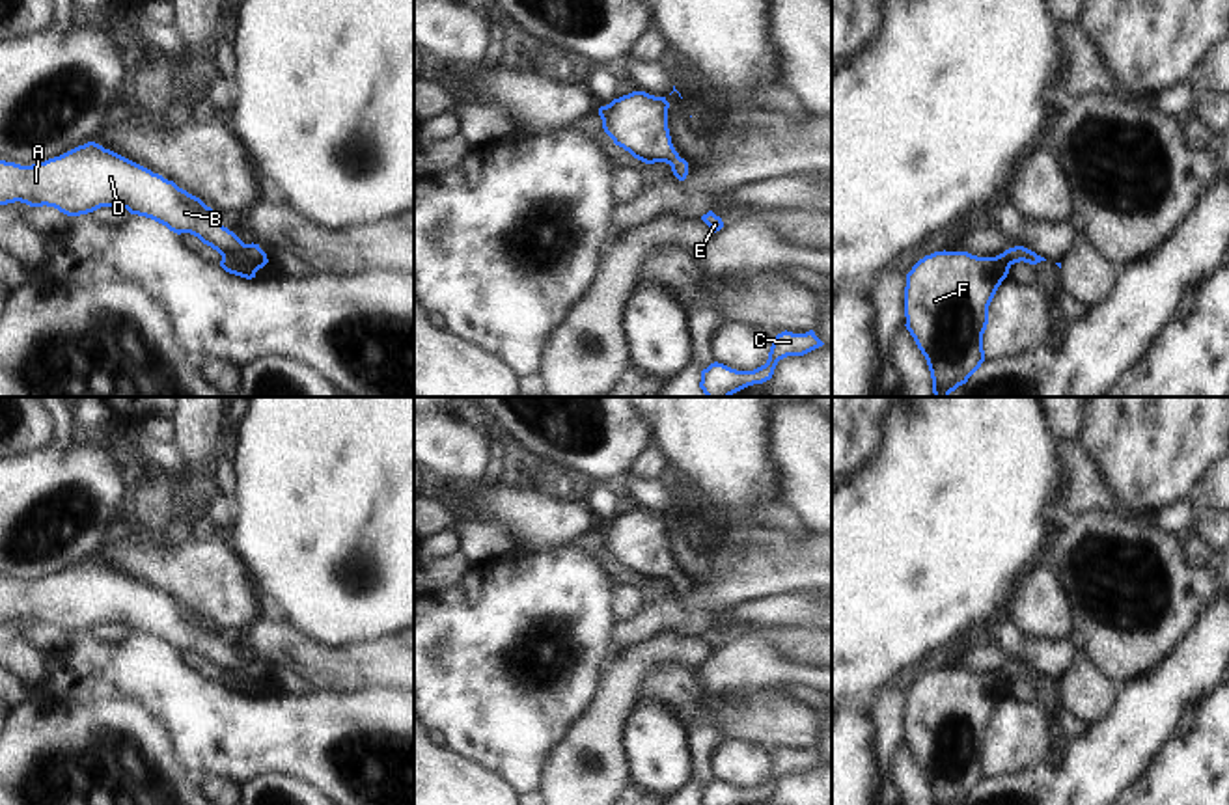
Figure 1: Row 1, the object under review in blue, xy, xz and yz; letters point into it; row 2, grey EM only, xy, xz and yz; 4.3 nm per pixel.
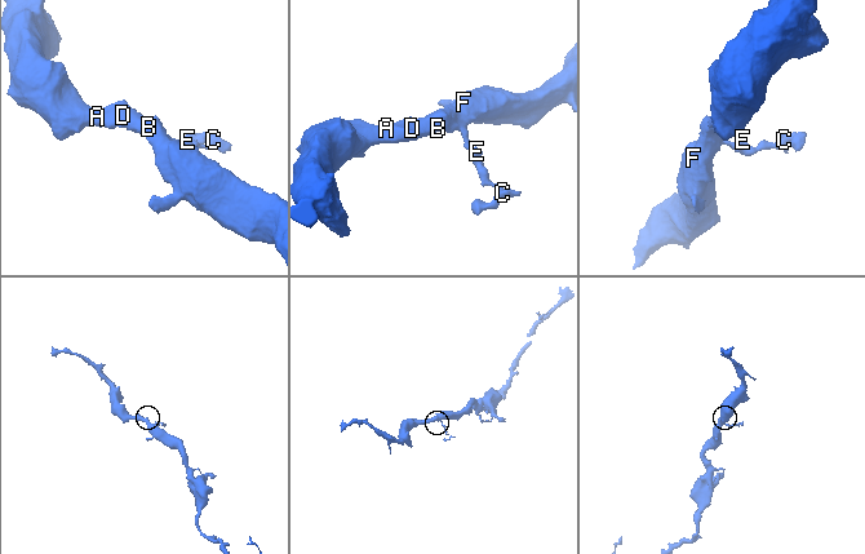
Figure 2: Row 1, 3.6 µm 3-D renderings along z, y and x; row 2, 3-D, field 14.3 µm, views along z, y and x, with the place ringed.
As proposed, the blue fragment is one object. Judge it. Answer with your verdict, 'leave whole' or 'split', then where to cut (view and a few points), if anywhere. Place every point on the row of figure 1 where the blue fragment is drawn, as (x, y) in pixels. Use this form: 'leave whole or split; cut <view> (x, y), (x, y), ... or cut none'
leave whole; cut none

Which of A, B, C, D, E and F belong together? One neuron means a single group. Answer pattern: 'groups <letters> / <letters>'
groups A B C D E F

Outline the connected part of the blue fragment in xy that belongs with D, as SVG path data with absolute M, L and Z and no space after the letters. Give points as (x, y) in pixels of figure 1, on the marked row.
M95 142L32 166L0 160L0 205L15 201L30 207L54 207L67 216L88 214L101 207L123 207L131 214L151 218L177 235L190 233L198 237L222 255L220 266L226 272L246 280L255 278L255 272L269 263L259 244L244 244L222 225L218 212L200 198Z

